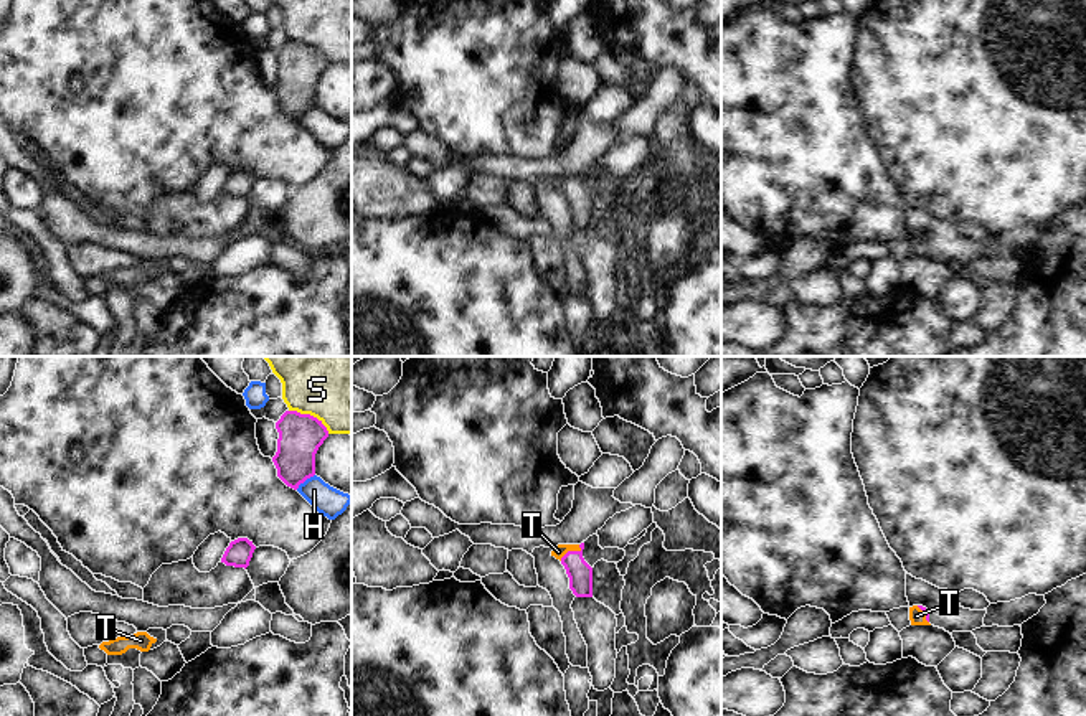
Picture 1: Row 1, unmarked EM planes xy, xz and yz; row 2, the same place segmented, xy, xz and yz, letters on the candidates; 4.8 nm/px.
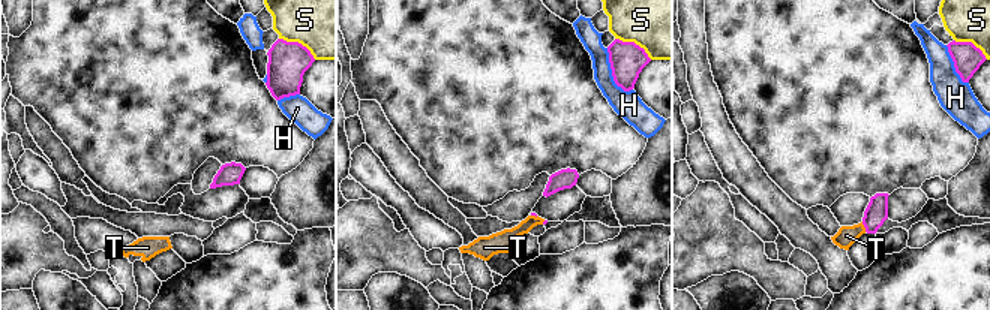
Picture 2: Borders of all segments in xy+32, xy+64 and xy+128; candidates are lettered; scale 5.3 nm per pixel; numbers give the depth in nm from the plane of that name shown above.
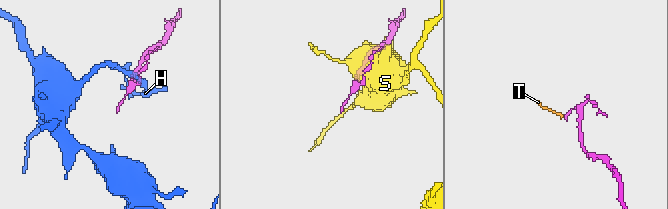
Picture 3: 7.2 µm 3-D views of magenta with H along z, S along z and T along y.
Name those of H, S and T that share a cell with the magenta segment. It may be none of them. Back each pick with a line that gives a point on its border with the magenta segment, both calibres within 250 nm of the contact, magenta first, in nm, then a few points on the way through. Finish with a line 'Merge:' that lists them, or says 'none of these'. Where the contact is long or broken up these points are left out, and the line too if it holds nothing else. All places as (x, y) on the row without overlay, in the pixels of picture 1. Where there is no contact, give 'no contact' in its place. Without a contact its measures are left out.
T: contact xz (571, 182); calibres 120 and 70 nm; way xz (580, 203), (571, 182), (558, 182)
Merge: T

